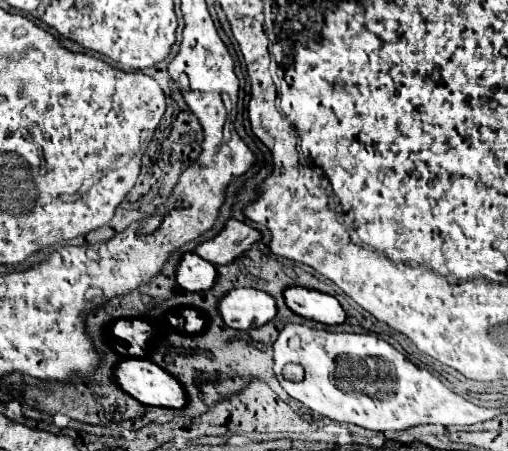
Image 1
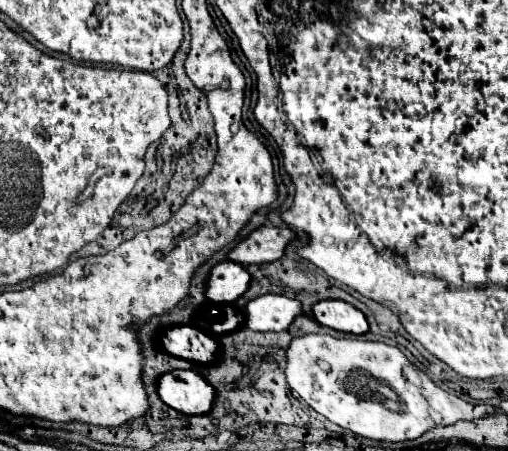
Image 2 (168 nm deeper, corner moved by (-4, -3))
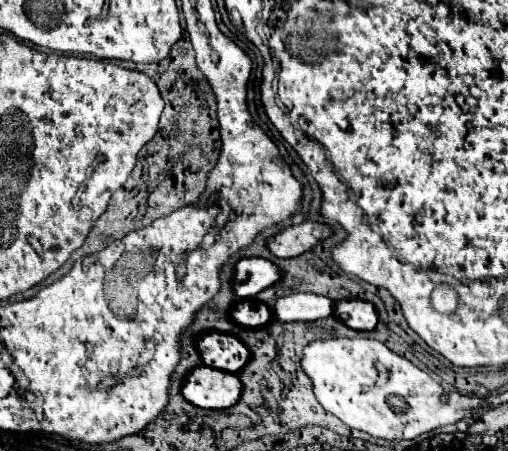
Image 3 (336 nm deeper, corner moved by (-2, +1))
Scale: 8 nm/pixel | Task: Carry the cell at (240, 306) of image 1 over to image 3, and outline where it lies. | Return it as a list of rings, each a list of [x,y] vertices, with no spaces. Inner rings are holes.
[[[293,293],[271,303],[277,321],[317,321],[331,317],[335,301],[315,293]]]

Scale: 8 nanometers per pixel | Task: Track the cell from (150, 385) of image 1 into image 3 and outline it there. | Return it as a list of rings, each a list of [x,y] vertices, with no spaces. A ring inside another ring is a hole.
[[[195,367],[183,385],[183,397],[203,409],[227,409],[241,397],[241,379],[237,373],[219,371],[213,367]]]

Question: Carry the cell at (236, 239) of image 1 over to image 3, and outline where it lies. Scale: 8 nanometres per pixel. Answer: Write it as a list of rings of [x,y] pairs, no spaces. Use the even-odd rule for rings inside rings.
[[[305,221],[301,225],[293,225],[285,229],[283,233],[275,235],[273,239],[269,239],[267,245],[275,257],[289,259],[289,257],[299,257],[307,251],[313,251],[313,247],[325,241],[331,233],[333,229],[329,225]]]

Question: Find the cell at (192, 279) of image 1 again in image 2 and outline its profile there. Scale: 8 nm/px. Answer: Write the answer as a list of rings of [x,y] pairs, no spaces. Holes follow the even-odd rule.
[[[223,261],[209,271],[205,283],[205,297],[213,303],[231,303],[247,291],[249,281],[251,277],[243,265]]]

